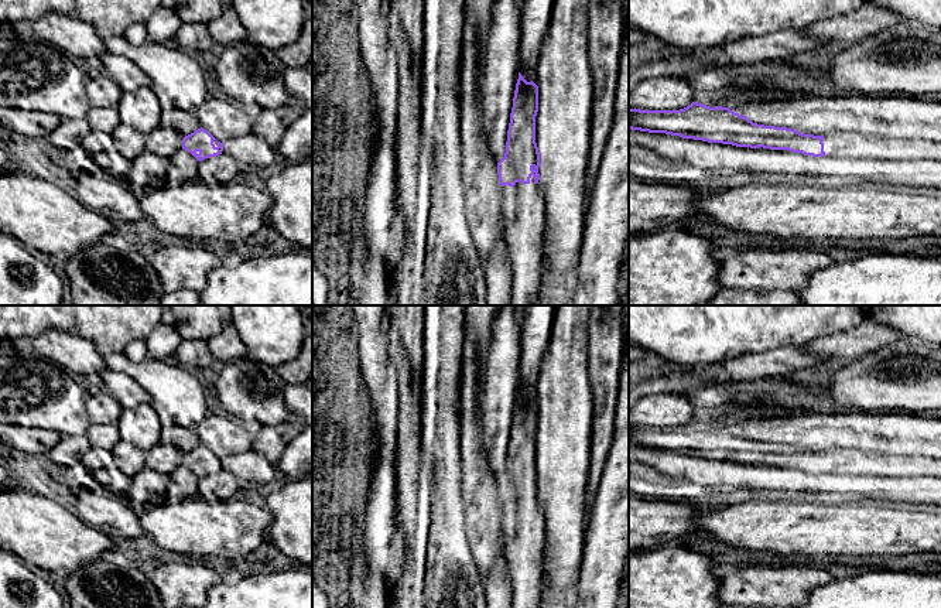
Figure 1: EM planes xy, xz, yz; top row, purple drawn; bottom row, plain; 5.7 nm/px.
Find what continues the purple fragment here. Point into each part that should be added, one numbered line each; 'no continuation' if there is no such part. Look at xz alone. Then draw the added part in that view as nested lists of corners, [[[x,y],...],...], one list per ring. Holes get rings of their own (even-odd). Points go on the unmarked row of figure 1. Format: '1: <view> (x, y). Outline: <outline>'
1: xz (523, 532). Outline: [[[531,492],[528,501],[504,502],[503,556],[511,585],[511,608],[540,608],[544,575],[544,509]]]

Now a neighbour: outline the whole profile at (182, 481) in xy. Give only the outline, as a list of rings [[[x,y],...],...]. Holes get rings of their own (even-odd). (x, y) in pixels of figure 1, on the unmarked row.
[[[184,465],[168,475],[171,492],[178,498],[198,496],[198,477]]]

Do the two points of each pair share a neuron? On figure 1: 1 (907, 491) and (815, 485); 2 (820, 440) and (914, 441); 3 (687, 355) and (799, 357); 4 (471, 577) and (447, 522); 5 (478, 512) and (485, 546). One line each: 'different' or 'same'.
1: same
2: same
3: different
4: same
5: same

